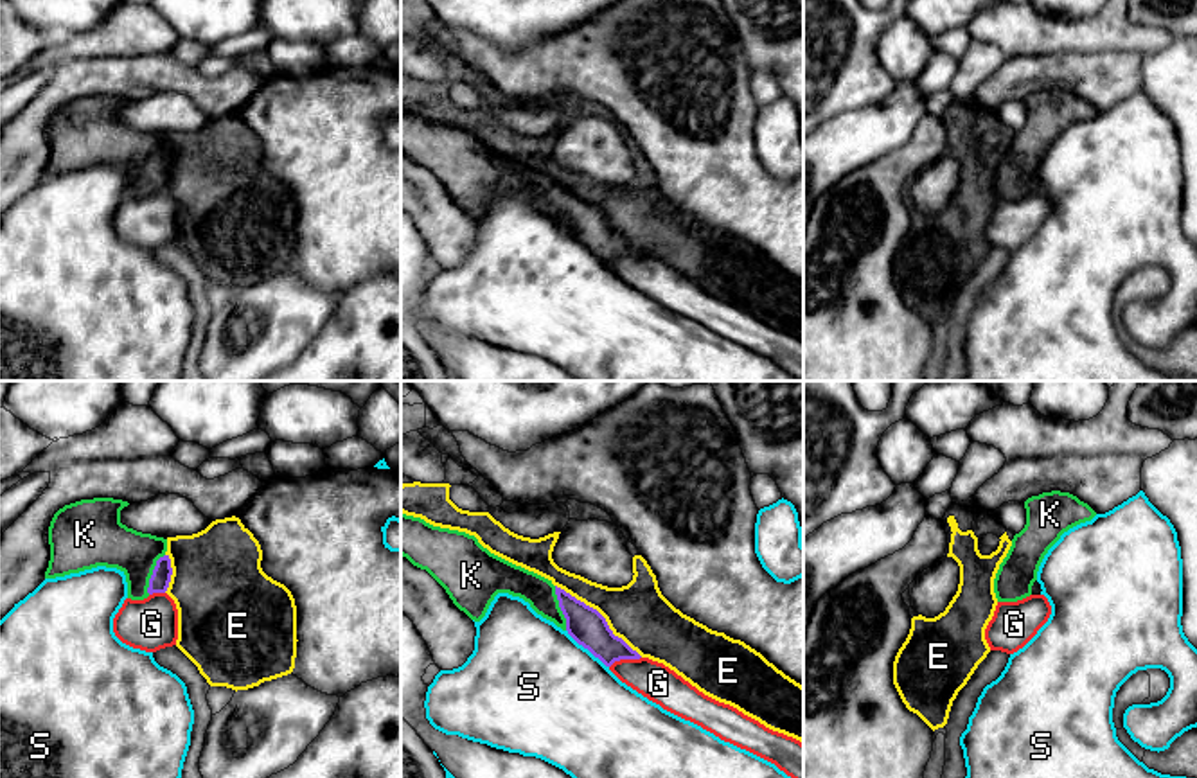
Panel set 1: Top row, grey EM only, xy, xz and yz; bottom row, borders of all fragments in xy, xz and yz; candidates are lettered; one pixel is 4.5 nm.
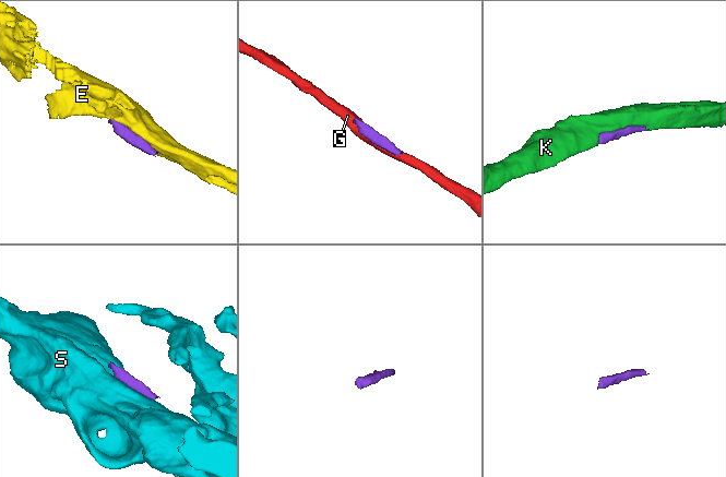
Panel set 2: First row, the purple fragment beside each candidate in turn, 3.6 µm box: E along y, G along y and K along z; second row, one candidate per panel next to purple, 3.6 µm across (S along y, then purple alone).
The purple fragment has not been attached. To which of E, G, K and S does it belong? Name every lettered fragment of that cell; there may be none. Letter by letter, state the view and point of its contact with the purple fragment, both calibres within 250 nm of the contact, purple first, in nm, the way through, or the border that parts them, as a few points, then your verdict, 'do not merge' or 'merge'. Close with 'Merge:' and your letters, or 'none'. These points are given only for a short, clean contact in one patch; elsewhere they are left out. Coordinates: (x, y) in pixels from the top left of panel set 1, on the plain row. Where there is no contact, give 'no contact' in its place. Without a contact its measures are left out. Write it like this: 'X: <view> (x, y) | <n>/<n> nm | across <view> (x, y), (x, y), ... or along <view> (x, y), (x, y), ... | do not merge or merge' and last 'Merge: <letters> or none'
E: xz (602, 214) | 170/280 nm | do not merge
G: xz (624, 256) | 170/170 nm | do not merge
K: xz (559, 203) | 170/140 nm | merge
S: xz (586, 245) | 170/480 nm | do not merge
Merge: K

